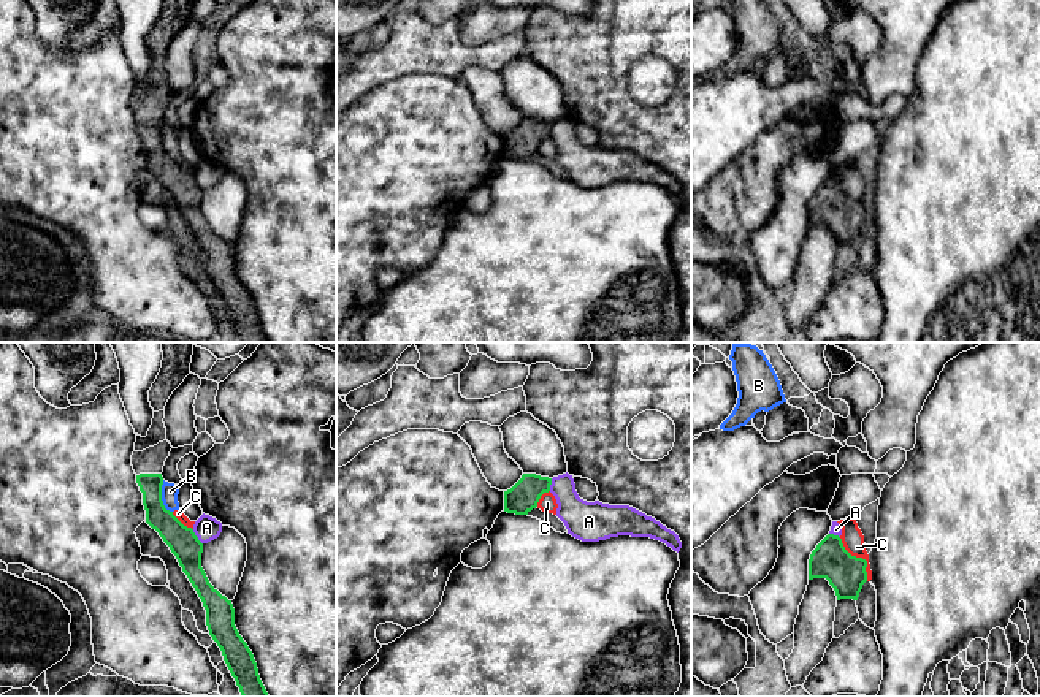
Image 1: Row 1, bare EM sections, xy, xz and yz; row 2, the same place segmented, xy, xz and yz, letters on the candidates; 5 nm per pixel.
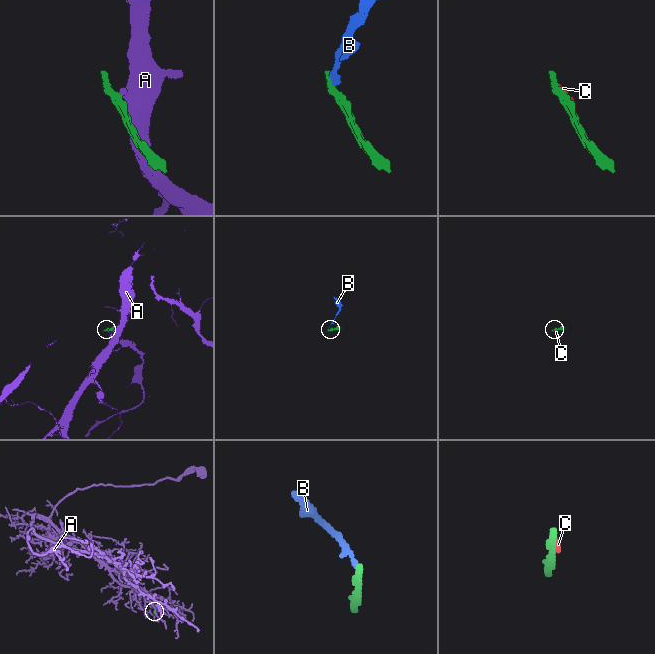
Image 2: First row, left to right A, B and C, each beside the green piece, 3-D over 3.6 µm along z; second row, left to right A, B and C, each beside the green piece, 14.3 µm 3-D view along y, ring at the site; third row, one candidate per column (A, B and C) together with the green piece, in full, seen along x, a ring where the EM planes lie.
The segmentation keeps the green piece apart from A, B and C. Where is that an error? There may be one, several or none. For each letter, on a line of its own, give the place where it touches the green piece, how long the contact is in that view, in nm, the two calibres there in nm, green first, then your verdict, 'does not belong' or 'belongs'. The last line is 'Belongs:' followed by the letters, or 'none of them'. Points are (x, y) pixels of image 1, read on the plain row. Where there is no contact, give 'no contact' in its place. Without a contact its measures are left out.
A: xy (197, 182) | 90 nm | 150/130 nm | does not belong
B: xy (160, 143) | 180 nm | 140/90 nm | does not belong
C: yz (860, 203) | 260 nm | 190/110 nm | does not belong
Belongs: none of them

